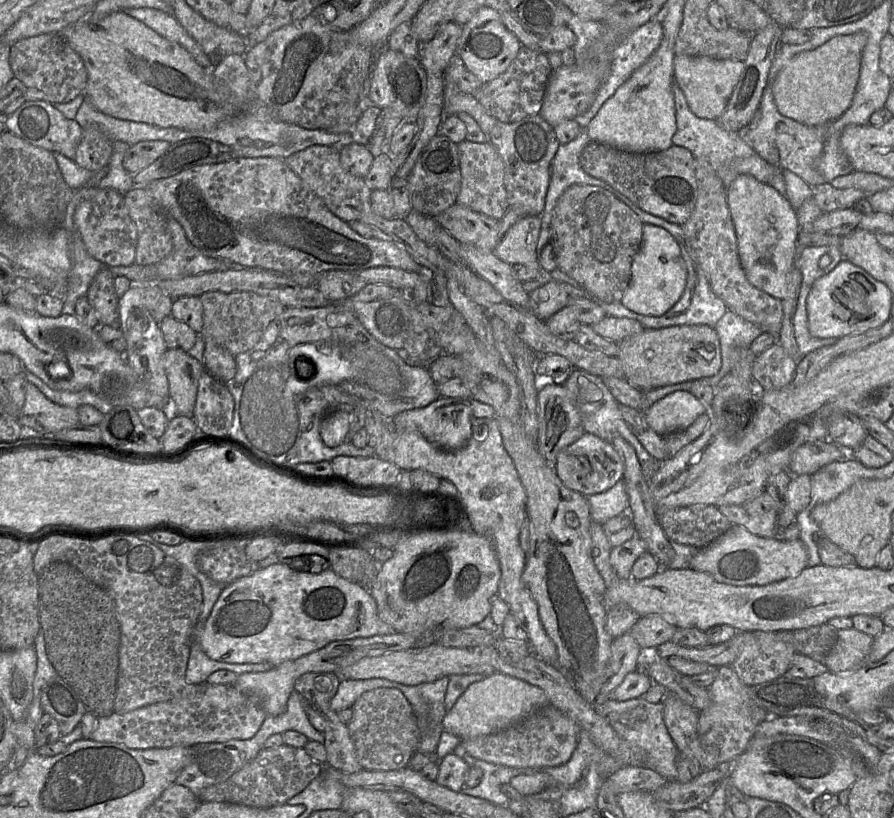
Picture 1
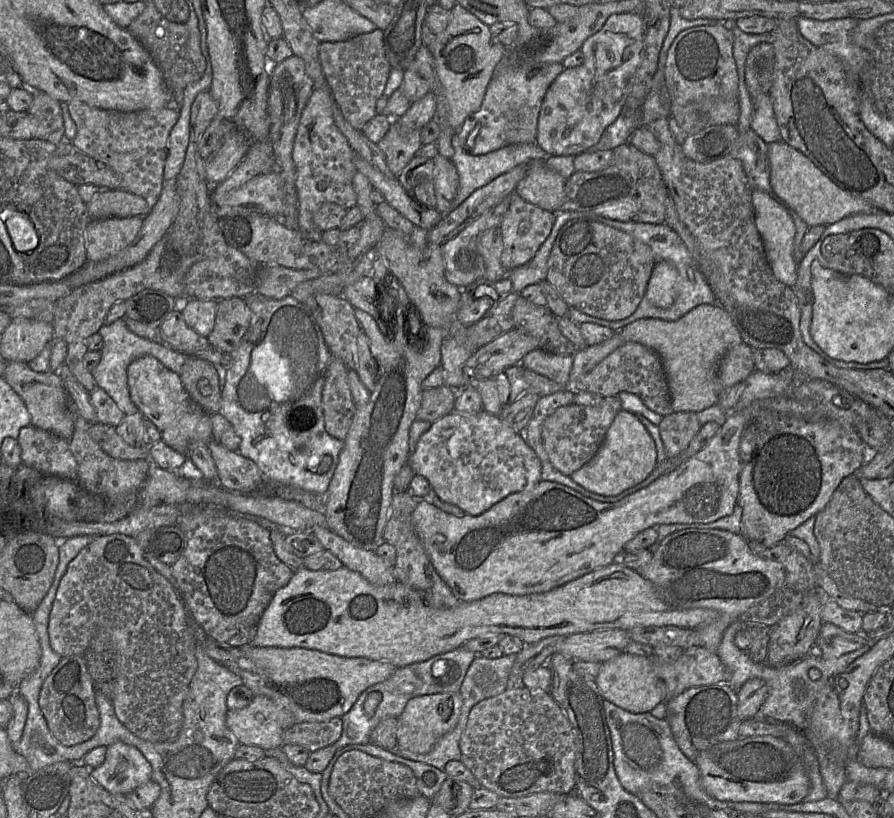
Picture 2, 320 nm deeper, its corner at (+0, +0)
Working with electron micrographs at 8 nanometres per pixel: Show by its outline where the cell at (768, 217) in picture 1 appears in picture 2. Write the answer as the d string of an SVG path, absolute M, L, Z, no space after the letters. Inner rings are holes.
M754 188L751 190L754 221L762 238L767 260L775 277L785 285L793 287L797 282L798 263L795 261L794 238L796 228L787 208L767 192Z

